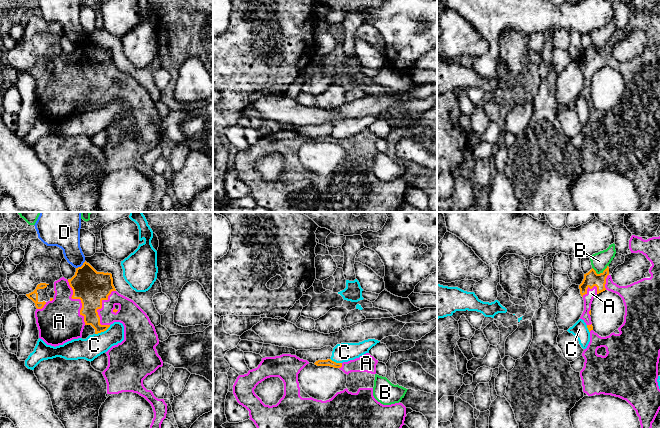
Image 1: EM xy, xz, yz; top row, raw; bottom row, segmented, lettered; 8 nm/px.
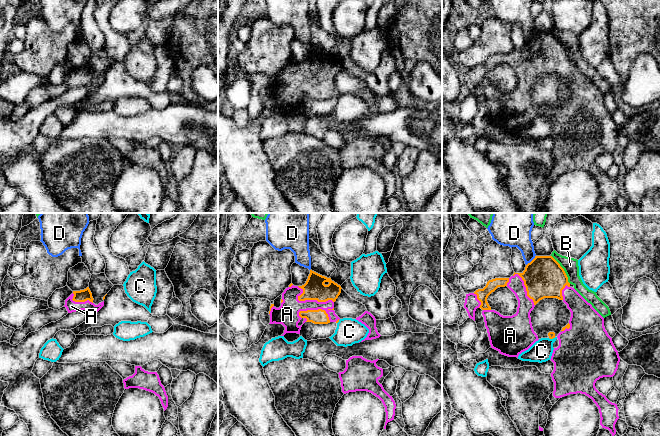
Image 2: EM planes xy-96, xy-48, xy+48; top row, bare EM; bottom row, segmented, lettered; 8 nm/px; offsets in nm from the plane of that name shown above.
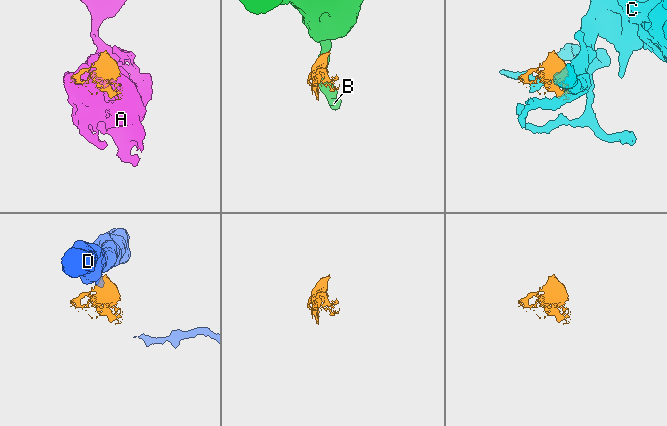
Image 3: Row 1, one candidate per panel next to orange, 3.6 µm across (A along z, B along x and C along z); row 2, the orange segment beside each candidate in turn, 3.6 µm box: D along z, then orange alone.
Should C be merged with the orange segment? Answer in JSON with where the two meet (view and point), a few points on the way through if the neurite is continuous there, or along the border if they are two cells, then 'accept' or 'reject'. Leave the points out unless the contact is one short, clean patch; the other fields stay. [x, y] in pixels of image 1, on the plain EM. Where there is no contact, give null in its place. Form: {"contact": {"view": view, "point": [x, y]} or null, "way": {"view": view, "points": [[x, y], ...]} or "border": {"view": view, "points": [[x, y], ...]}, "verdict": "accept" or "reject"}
{"contact": {"view": "xy", "point": [102, 107]}, "border": {"view": "xy", "points": [[110, 101], [105, 106], [95, 110]]}, "verdict": "reject"}

